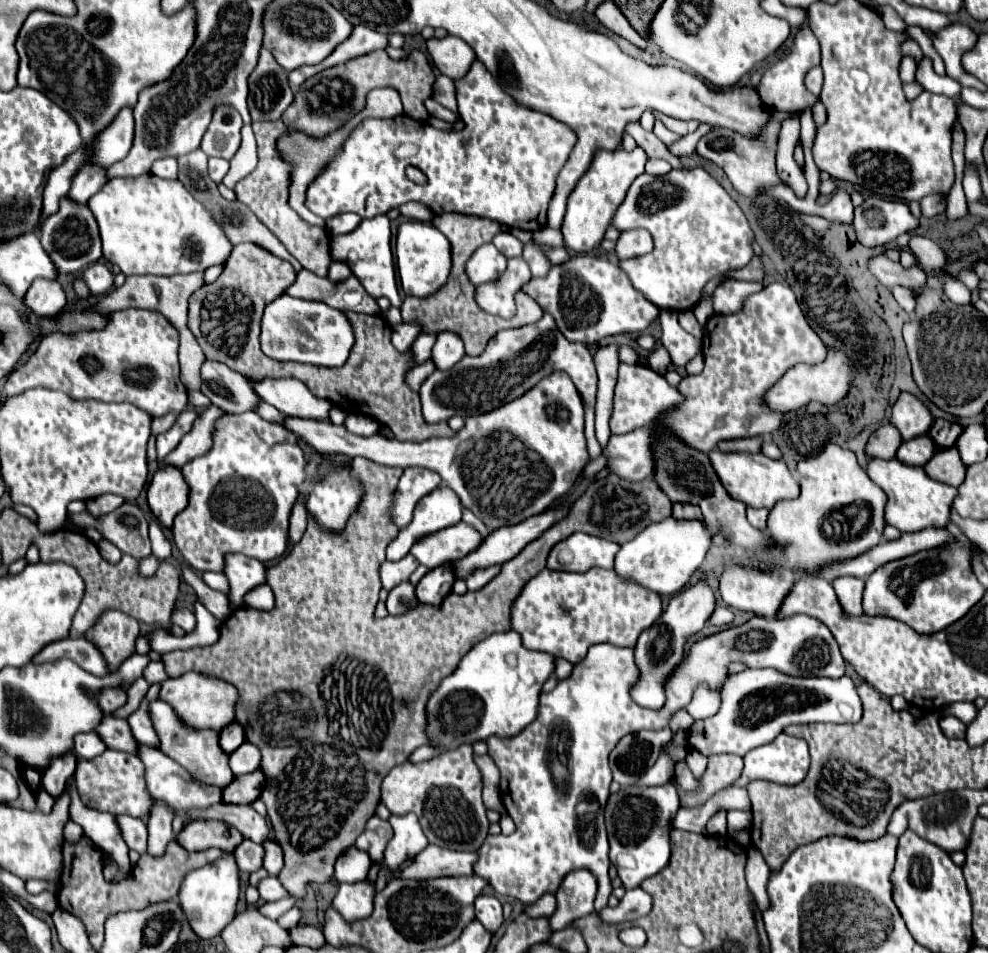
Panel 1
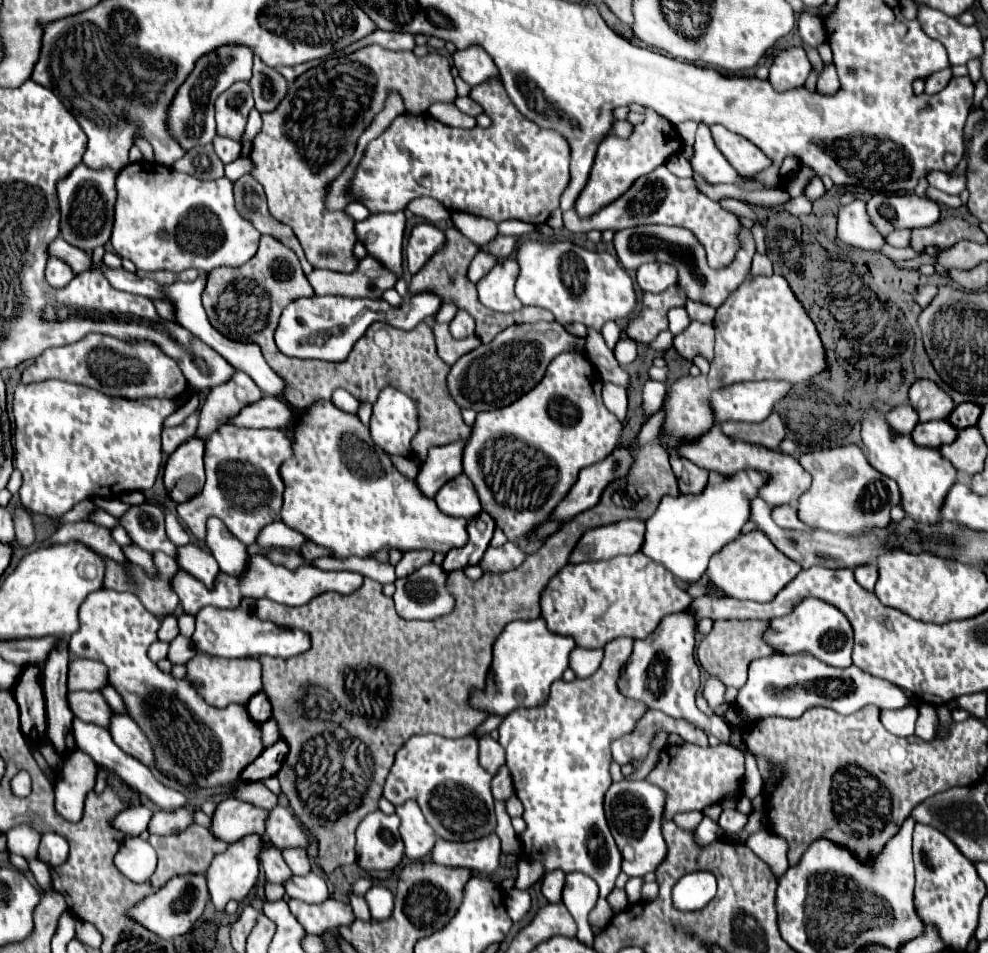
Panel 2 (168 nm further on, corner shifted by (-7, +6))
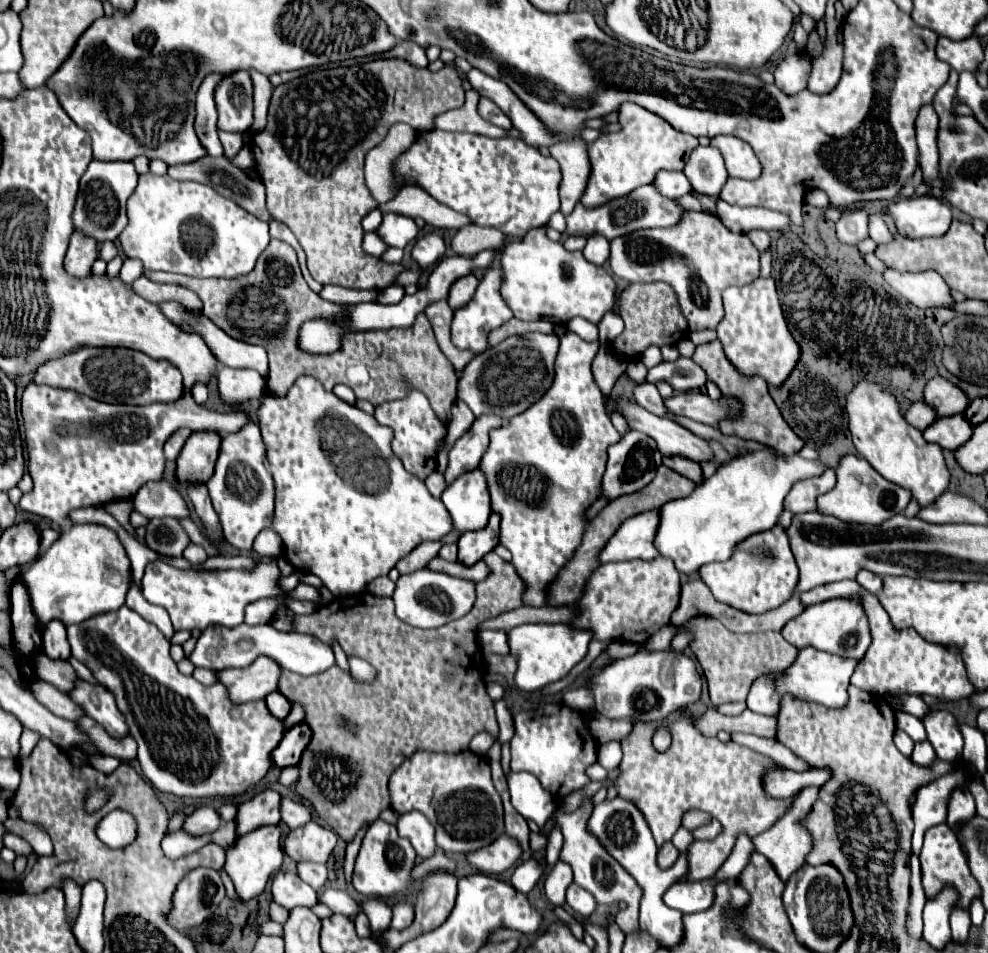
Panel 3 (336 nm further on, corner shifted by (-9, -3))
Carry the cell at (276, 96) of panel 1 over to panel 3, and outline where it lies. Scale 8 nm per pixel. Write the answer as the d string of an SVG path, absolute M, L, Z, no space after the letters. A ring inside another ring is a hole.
M250 70L252 82L254 82L254 124L252 124L252 132L260 132L266 126L266 114L268 114L268 104L272 98L272 84L268 80L268 76Z

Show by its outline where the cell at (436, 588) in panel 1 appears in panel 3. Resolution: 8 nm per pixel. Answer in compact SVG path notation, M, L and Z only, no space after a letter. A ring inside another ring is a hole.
M492 512L486 528L464 532L458 540L458 562L472 566L478 560L482 560L498 544L498 530L500 530L500 516Z

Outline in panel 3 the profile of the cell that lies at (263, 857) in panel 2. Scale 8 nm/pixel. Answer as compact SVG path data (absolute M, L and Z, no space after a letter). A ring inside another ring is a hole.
M278 872L272 878L272 894L274 902L284 906L286 910L292 910L296 906L312 908L318 904L316 890L302 882L296 874L290 872Z

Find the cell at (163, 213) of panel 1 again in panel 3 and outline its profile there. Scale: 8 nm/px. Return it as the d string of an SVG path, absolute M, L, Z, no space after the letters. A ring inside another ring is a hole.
M148 172L148 174L140 176L138 186L136 186L136 194L132 194L132 198L128 200L128 220L130 220L128 226L120 234L120 244L122 244L122 250L128 258L140 258L144 262L144 270L164 270L164 272L176 272L176 274L186 274L186 276L194 276L194 278L238 278L238 276L250 274L254 270L256 258L264 252L264 248L270 242L268 224L264 220L260 220L254 214L246 212L236 202L220 196L212 186L206 186L206 184L200 184L200 182L180 182L180 180L170 178L168 174L156 176L156 174Z

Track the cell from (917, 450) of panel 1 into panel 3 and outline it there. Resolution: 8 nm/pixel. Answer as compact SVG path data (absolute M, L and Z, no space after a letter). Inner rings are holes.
M954 414L948 418L938 418L924 430L924 438L928 442L936 442L942 448L958 450L972 436L972 424L964 418L964 414Z

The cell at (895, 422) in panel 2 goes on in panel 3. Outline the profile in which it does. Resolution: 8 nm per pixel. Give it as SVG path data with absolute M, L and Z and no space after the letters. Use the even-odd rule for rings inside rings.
M924 400L914 402L914 404L906 410L904 416L908 418L908 422L910 422L912 426L918 426L918 430L926 430L926 426L930 426L930 424L936 420L934 408L932 408L930 404L926 404Z

